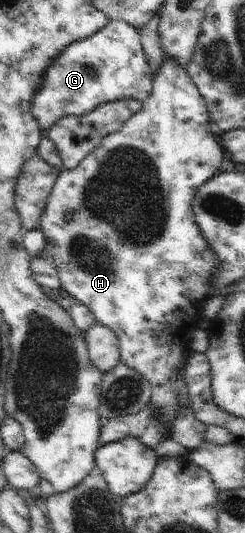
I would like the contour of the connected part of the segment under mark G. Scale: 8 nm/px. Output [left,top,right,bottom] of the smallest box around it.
[31,20,154,133]

